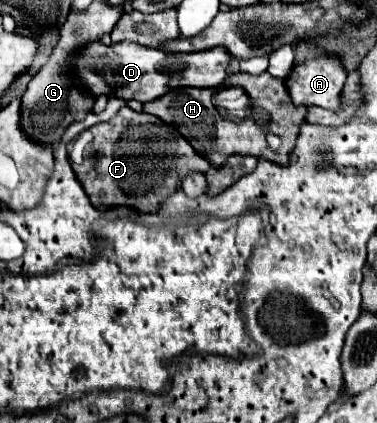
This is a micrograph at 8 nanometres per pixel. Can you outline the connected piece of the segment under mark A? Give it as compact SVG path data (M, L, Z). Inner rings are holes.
M319 53L311 61L295 65L285 85L295 105L319 105L337 111L345 77L345 67L337 57Z

